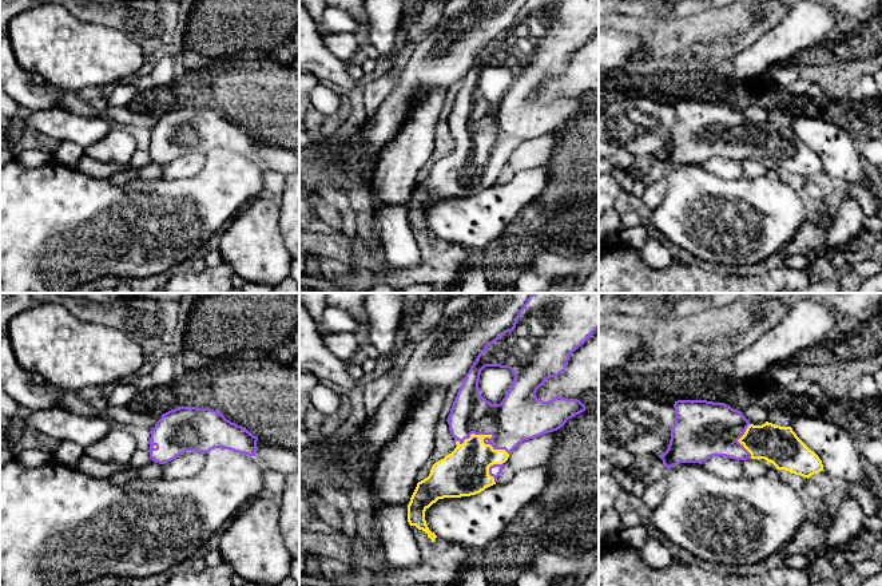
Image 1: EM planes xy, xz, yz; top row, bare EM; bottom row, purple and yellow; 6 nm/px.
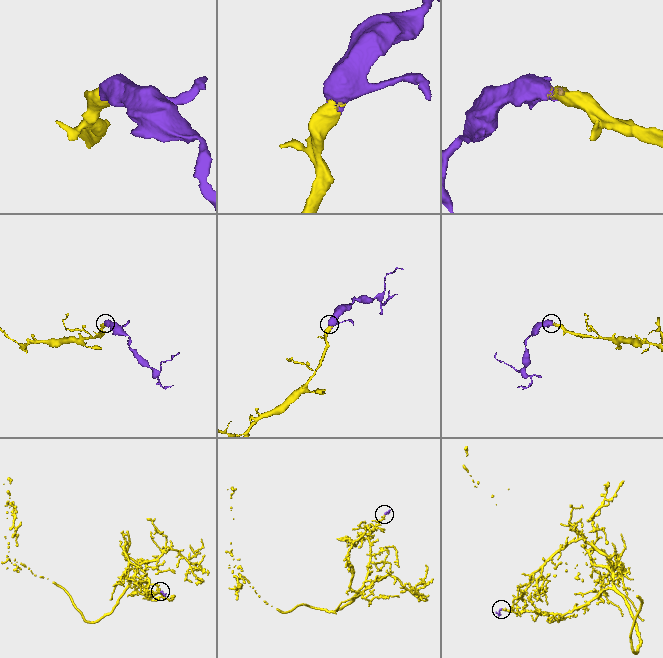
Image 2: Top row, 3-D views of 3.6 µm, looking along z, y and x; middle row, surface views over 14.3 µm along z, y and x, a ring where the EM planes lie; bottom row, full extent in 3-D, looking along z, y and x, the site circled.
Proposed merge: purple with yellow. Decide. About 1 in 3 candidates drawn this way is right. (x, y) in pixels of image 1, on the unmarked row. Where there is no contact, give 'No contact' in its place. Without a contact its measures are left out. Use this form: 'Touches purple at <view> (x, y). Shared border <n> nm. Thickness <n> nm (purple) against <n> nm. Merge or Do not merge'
Touches purple at xz (485, 138). Shared border 340 nm. Thickness 300 nm (purple) against 280 nm. Merge

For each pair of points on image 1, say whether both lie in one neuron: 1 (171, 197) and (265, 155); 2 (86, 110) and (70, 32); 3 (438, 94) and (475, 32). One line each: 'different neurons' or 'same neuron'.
1: different neurons
2: different neurons
3: different neurons

